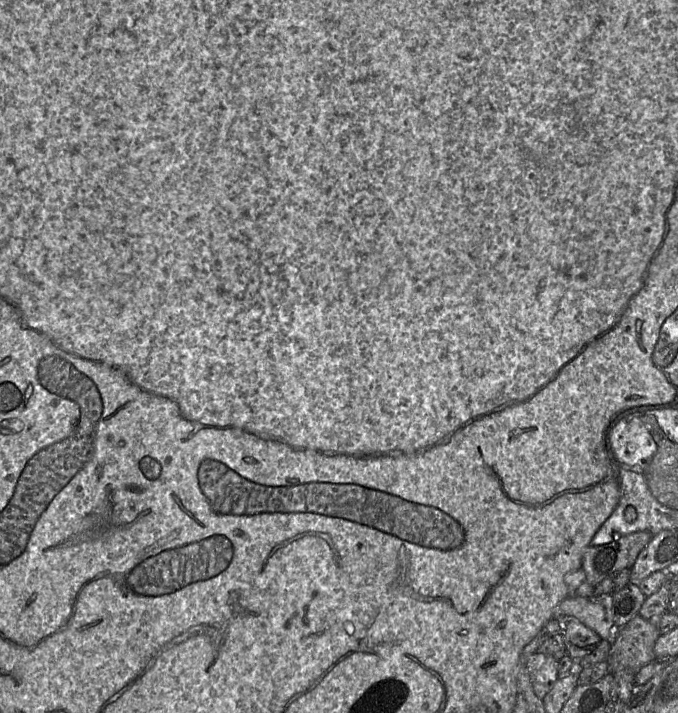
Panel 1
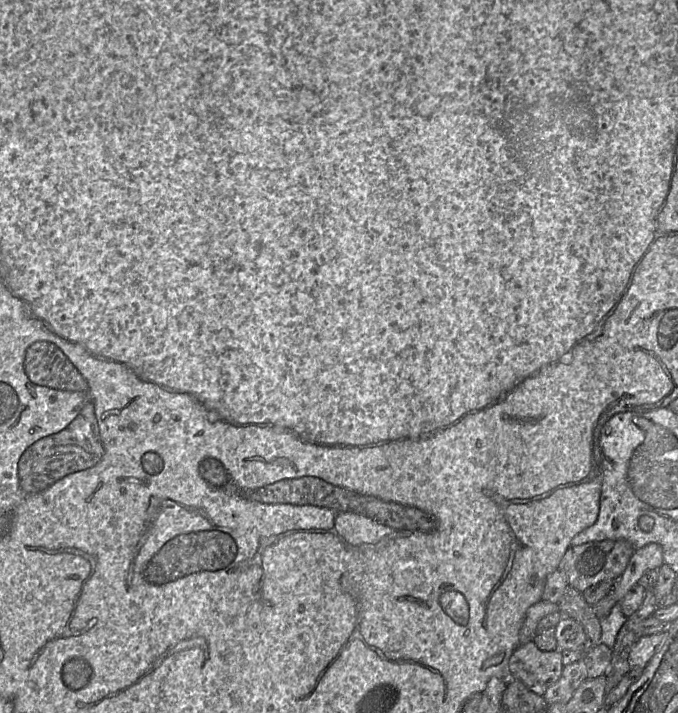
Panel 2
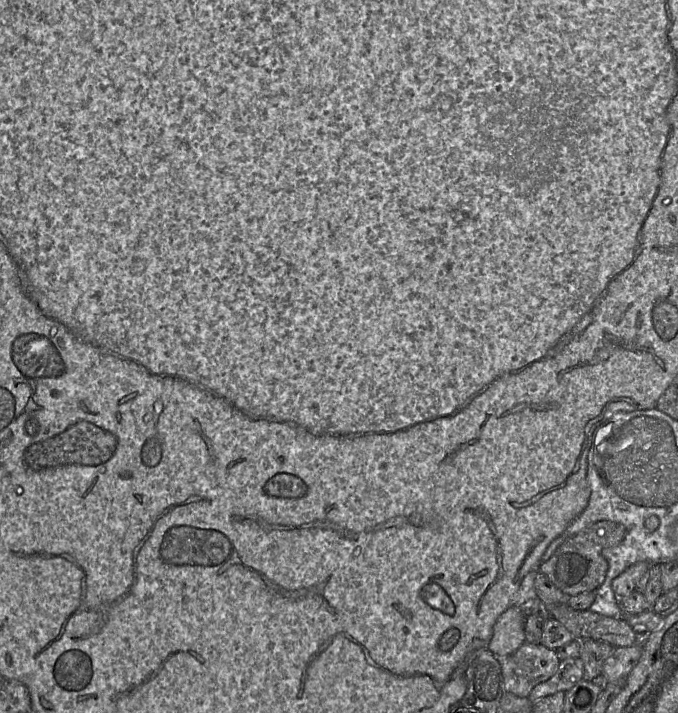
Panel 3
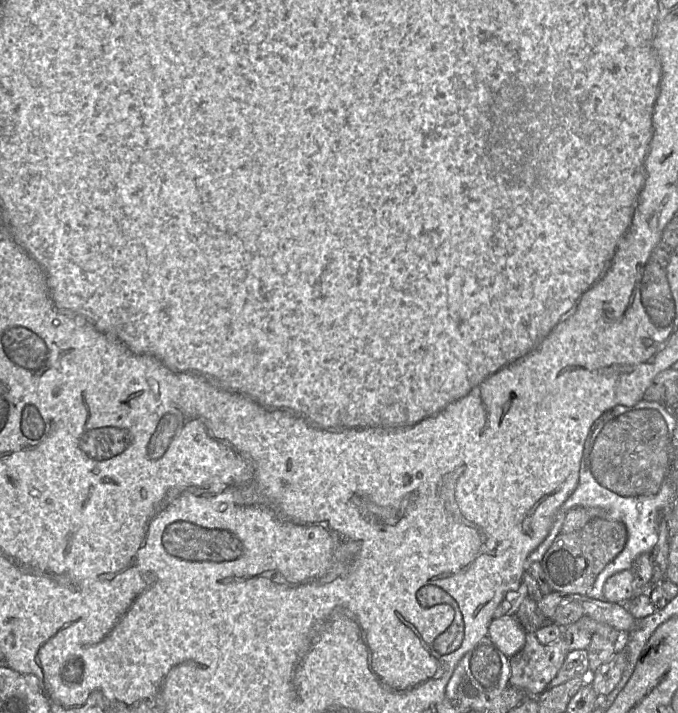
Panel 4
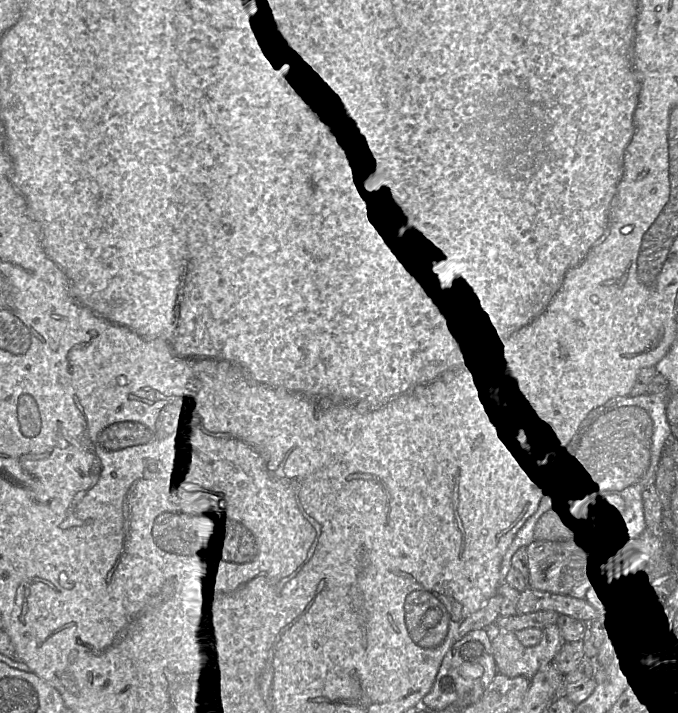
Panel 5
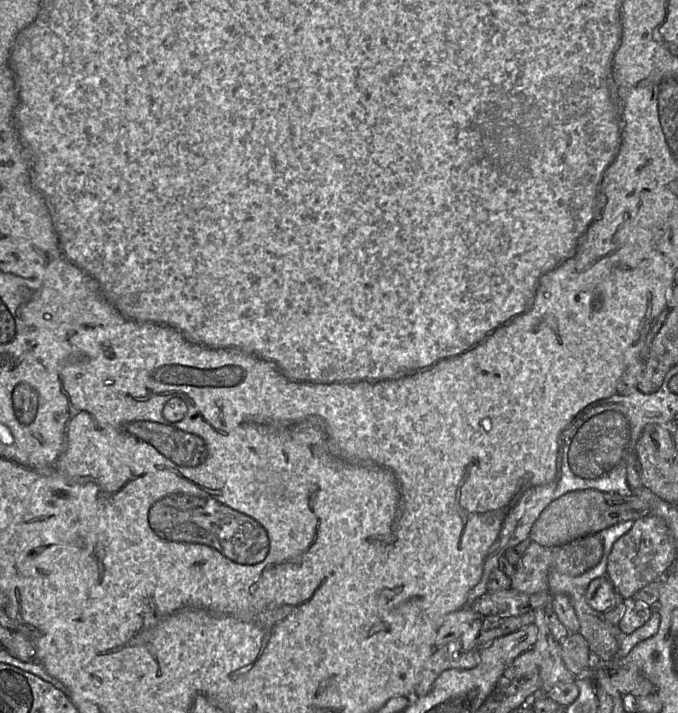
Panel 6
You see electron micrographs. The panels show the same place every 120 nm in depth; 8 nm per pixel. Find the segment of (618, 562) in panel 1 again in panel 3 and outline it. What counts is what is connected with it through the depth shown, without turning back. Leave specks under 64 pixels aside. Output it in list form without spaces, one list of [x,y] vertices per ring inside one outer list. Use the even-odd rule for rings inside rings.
[[[602,520],[595,522],[568,538],[554,554],[539,565],[539,571],[569,596],[595,591],[605,580],[608,562],[602,555],[604,548],[620,544],[627,530],[621,523]]]

